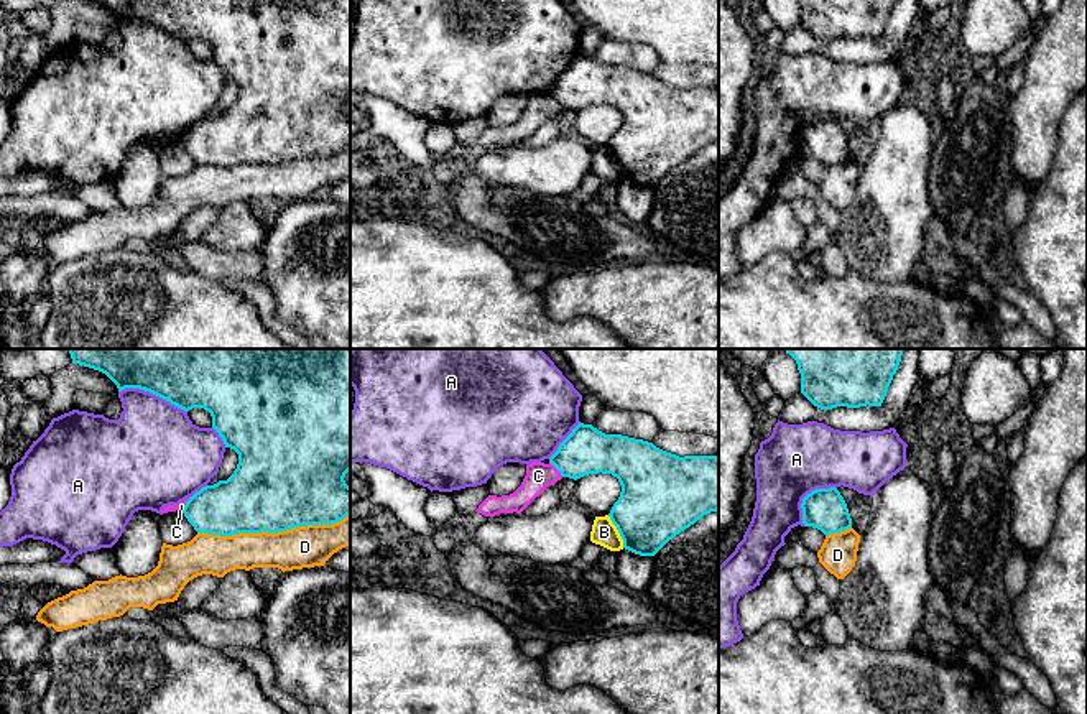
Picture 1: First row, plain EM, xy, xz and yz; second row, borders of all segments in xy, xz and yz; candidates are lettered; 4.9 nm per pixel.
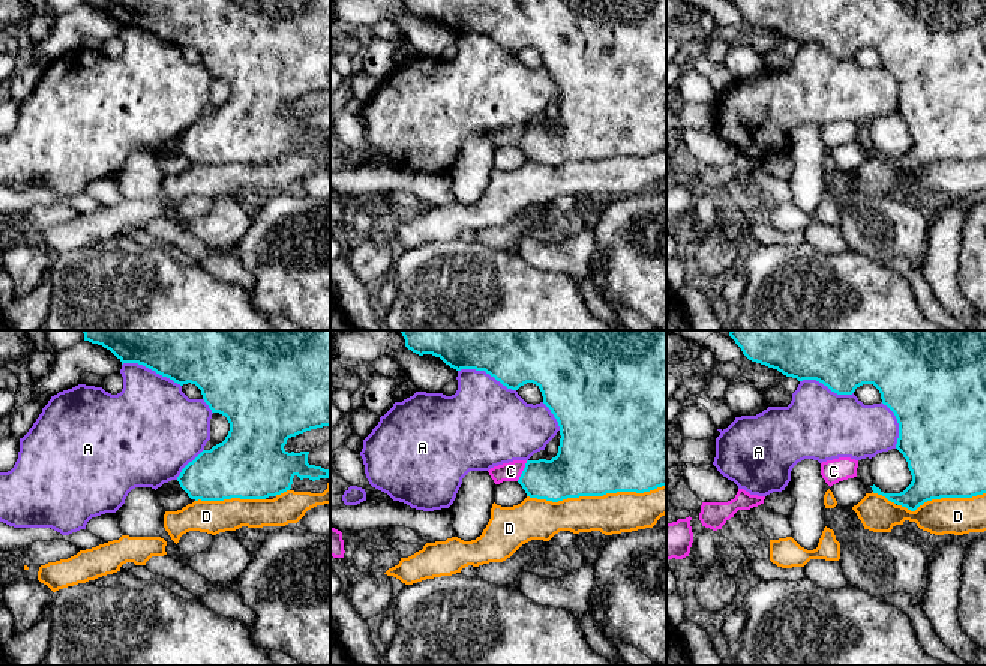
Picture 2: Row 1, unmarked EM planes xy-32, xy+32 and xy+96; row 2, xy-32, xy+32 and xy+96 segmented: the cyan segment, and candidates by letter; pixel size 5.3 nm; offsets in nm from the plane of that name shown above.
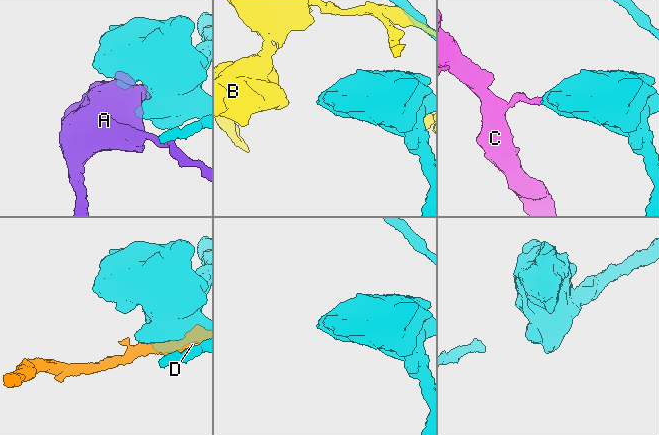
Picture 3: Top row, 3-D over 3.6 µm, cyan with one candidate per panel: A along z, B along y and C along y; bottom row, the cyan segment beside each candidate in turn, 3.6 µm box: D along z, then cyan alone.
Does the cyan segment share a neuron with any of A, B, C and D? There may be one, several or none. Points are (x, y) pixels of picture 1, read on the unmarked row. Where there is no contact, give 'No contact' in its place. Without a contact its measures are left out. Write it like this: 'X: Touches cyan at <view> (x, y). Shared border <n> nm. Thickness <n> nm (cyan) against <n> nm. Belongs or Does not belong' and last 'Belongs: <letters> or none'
A: Touches cyan at xy (153, 25). Shared border 360 nm. Thickness 200 nm (cyan) against 440 nm. Does not belong
B: Touches cyan at xz (619, 163). Shared border 180 nm. Thickness 380 nm (cyan) against 120 nm. Does not belong
C: Touches cyan at xz (556, 99). Shared border 100 nm. Thickness 220 nm (cyan) against 130 nm. Does not belong
D: Touches cyan at xy (273, 163). Shared border 750 nm. Thickness 460 nm (cyan) against 200 nm. Does not belong
Belongs: none

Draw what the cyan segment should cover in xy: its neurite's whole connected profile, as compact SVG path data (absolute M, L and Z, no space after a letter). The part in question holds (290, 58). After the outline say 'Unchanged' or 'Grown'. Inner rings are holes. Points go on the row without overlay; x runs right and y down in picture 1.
M94 0L105 5L118 20L140 20L171 36L189 43L204 39L212 48L212 59L222 69L225 79L238 86L238 95L227 112L206 117L186 133L183 145L197 165L232 168L238 165L278 165L308 156L332 156L350 146L350 118L344 109L350 102L350 0Z. Unchanged

